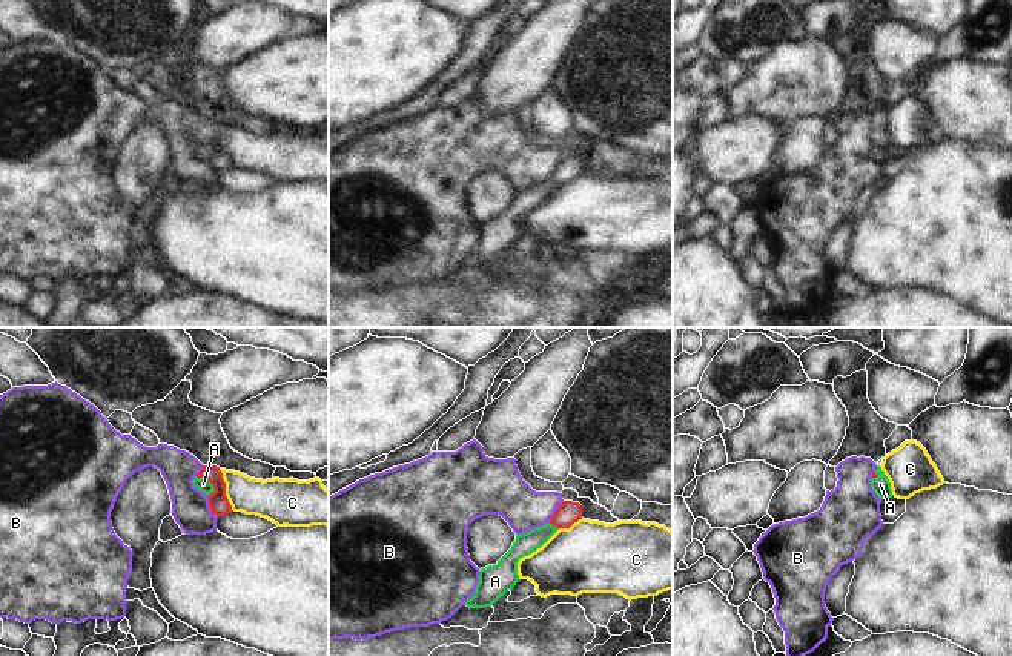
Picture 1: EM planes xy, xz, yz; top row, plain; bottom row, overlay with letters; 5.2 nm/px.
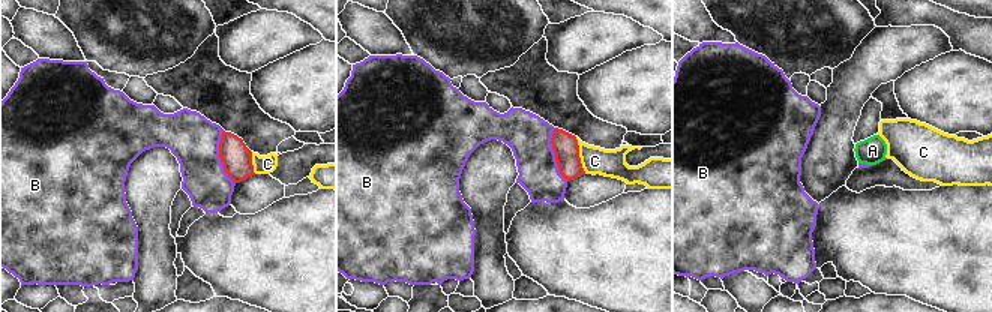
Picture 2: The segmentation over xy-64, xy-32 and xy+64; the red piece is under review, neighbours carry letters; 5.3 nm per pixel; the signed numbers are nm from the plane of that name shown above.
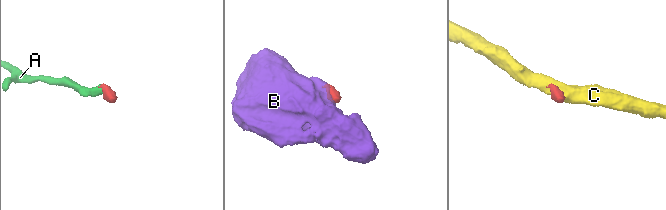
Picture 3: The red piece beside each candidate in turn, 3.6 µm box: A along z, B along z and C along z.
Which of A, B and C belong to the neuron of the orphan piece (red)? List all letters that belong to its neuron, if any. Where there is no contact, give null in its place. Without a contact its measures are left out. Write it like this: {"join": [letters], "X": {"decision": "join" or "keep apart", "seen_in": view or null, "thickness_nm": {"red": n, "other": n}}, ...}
{"join": ["A"], "A": {"decision": "join", "seen_in": "xy", "thickness_nm": {"red": 110, "other": 70}}, "B": {"decision": "keep apart", "seen_in": "xy", "thickness_nm": {"red": 110, "other": 200}}, "C": {"decision": "keep apart", "seen_in": "xy", "thickness_nm": {"red": 110, "other": 200}}}

